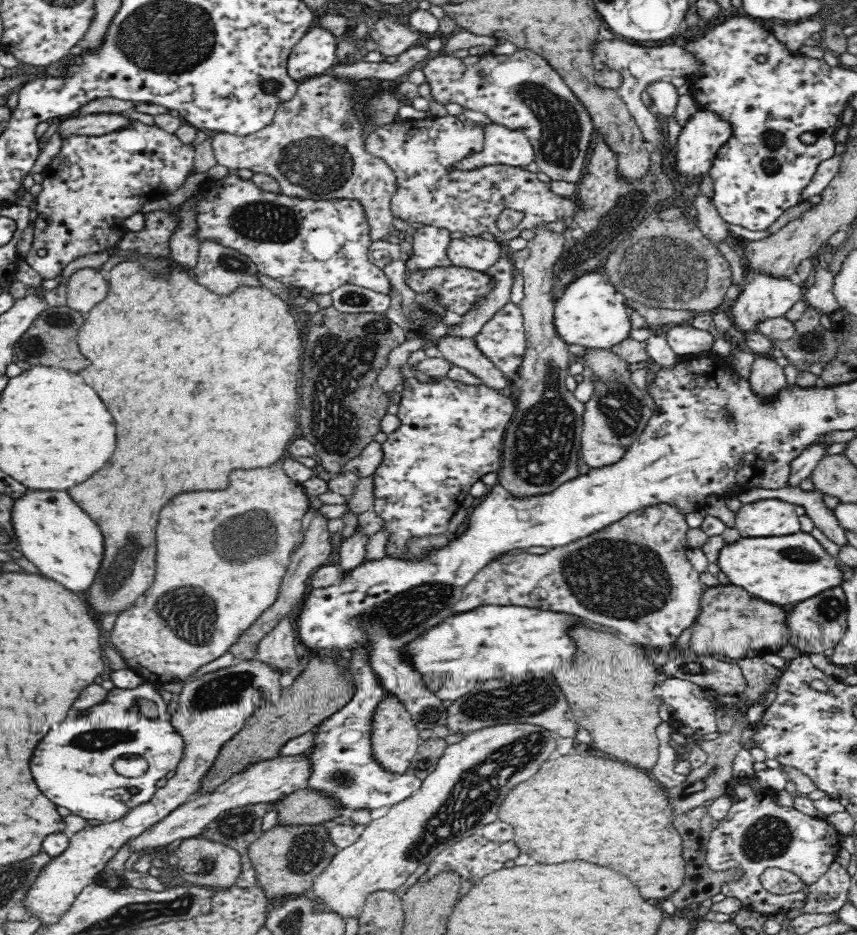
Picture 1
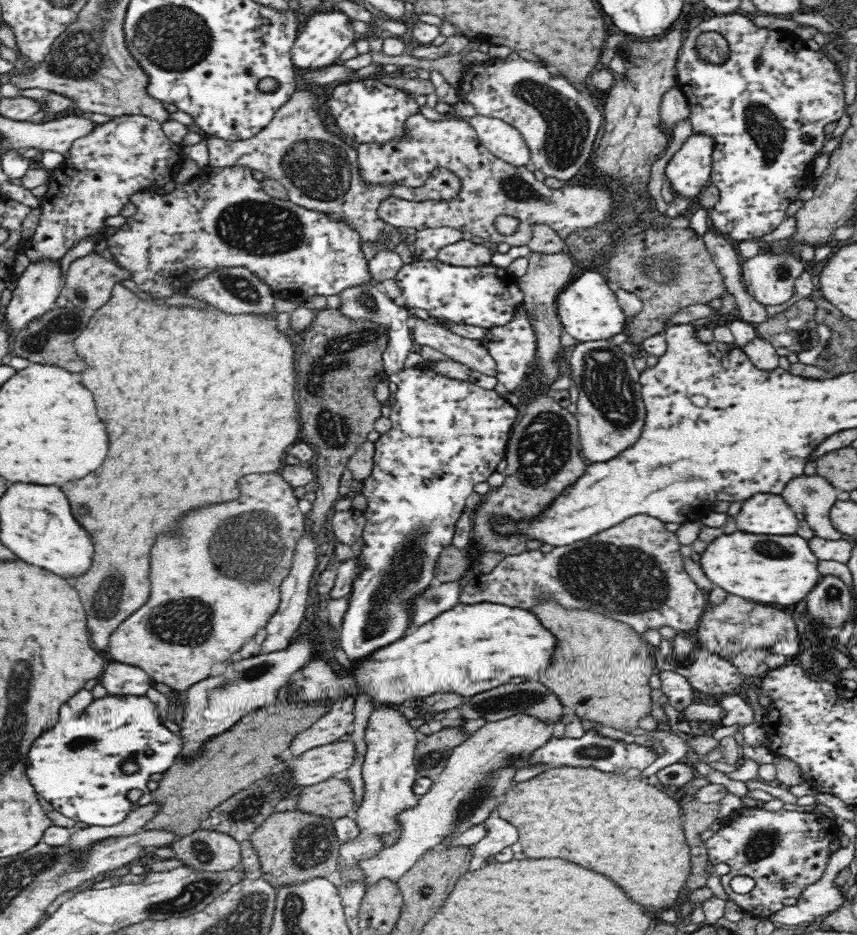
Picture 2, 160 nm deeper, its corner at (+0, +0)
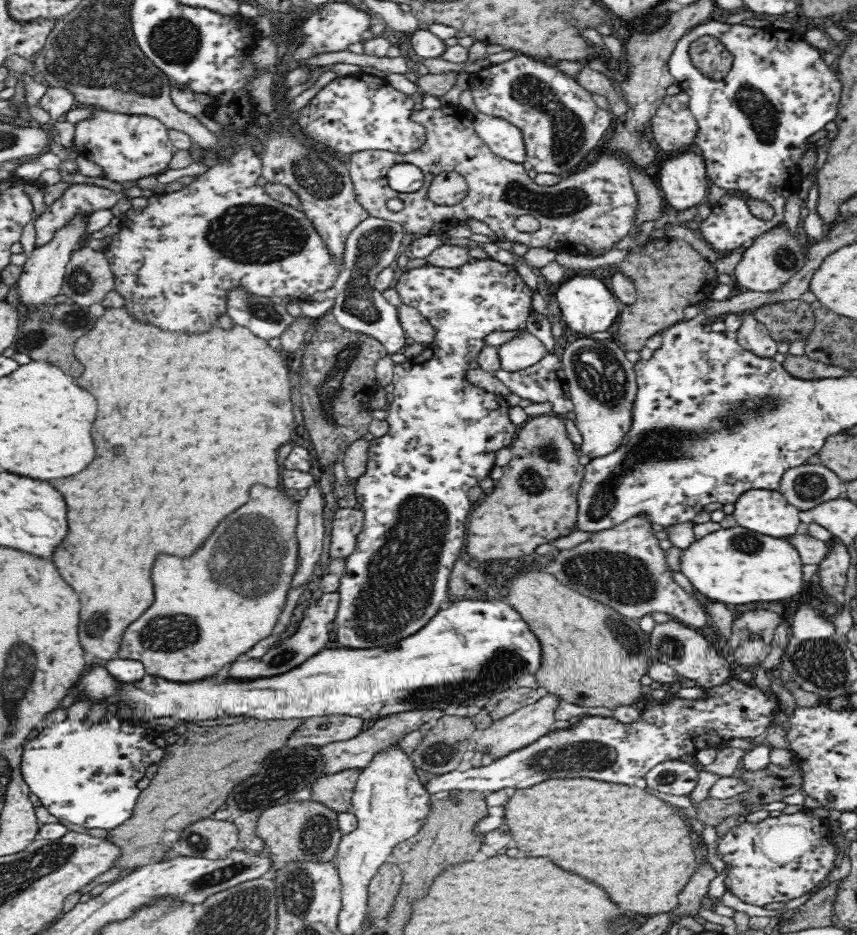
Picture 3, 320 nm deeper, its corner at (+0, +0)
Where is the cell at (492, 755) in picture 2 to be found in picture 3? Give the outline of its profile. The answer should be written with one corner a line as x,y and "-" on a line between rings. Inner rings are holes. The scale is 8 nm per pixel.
544,692
544,696
528,706
522,706
515,710
512,714
503,717
502,719
494,720
490,727
479,733
479,737
475,741
474,755
471,758
473,767
486,766
502,756
506,756
508,752
514,752
532,742
536,742
538,738
548,734
553,730
554,711
556,707
562,702
559,696

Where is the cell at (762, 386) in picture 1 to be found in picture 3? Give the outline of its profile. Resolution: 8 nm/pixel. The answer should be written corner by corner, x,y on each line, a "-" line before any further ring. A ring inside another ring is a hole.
750,311
739,313
738,317
741,319
741,326
736,332
737,341
758,356
773,358
777,351
777,341
770,336
766,326

